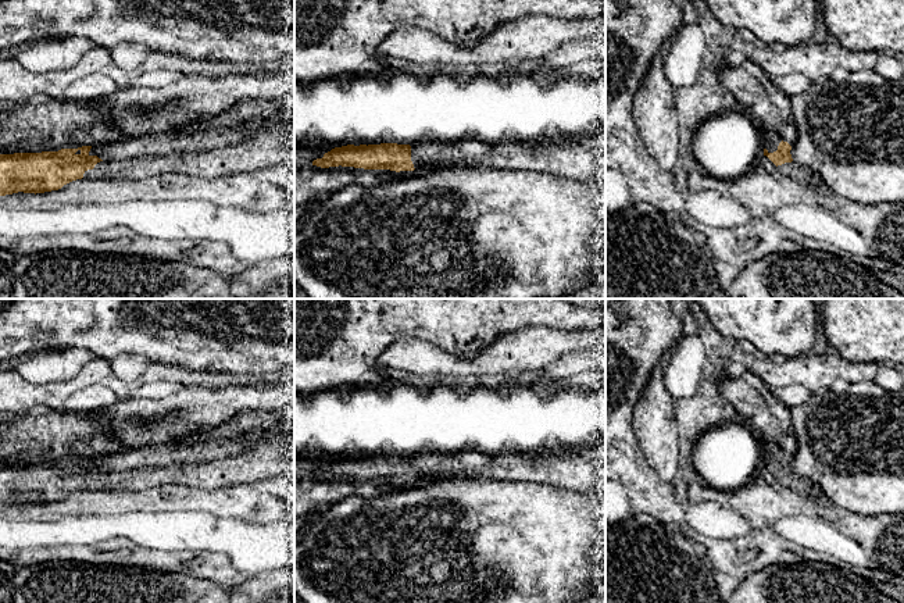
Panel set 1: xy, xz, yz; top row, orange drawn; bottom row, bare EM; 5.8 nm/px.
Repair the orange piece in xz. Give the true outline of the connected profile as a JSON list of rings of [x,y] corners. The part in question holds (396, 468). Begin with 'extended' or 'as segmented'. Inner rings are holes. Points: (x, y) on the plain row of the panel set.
extended; [[[583,450],[500,456],[478,452],[347,456],[325,464],[322,470],[314,471],[312,477],[400,484],[430,474],[483,481],[522,481],[583,495],[605,493],[605,456]]]

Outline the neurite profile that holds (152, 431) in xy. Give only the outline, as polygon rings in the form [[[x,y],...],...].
[[[294,379],[268,386],[226,385],[206,388],[185,385],[178,392],[162,399],[122,397],[90,414],[97,420],[106,420],[112,436],[122,443],[122,450],[103,457],[92,457],[89,467],[97,467],[103,472],[125,472],[146,467],[164,467],[174,463],[207,463],[239,454],[250,439],[264,432],[244,435],[224,440],[204,440],[186,443],[189,435],[203,433],[229,422],[246,411],[276,413],[283,418],[279,427],[283,431],[294,429]]]

